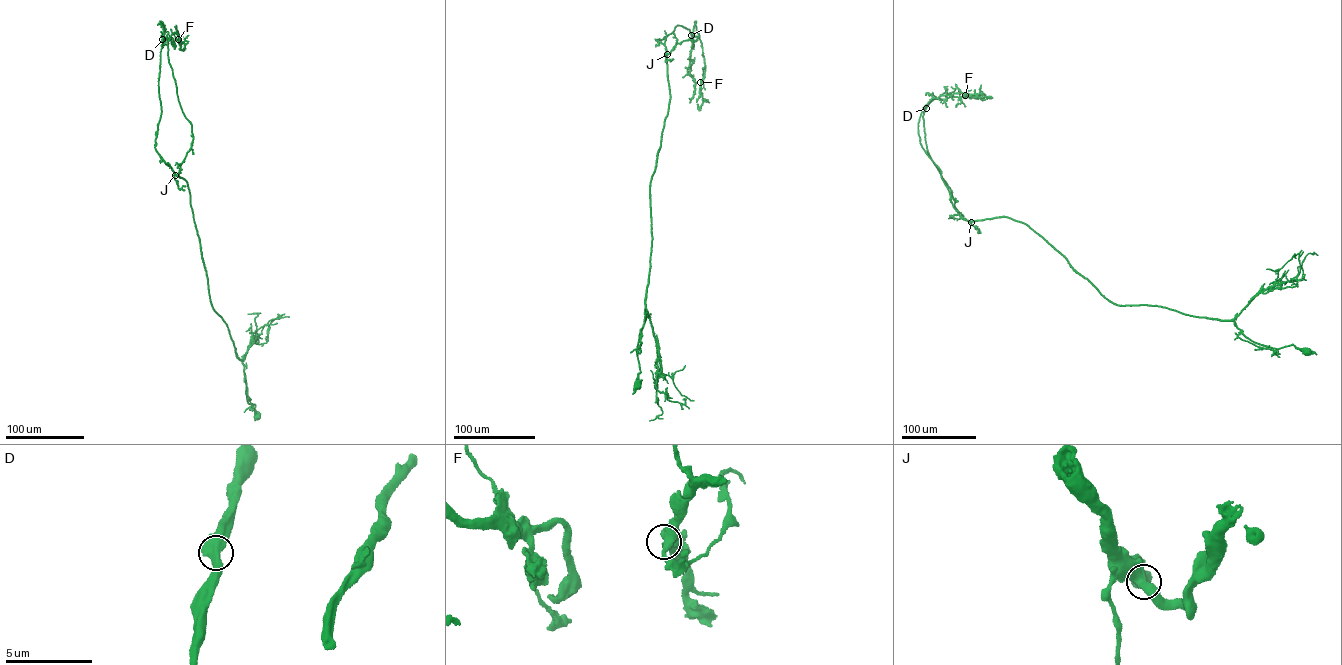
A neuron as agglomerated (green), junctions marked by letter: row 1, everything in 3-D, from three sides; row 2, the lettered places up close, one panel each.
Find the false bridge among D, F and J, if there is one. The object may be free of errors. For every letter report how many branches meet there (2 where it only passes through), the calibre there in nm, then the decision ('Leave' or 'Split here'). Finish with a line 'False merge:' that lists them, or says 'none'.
D: Branches: 2. Thickness 700 nm. Leave
F: Branches: 2. Thickness 480 nm. Leave
J: Branches: 2. Thickness 550 nm. Leave
False merge: none

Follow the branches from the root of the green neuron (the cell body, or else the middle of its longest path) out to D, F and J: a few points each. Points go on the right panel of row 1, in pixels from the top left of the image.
D: (1307, 353), (1292, 344), (1254, 342), (1233, 321), (1115, 304), (1025, 224), (961, 217), (927, 150), (926, 108)
F: (1307, 353), (1254, 342), (1233, 321), (1115, 304), (1025, 224), (967, 220), (918, 127), (933, 98), (965, 95)
J: (1307, 353), (1292, 344), (1254, 342), (1233, 321), (1115, 304), (1025, 224), (1003, 217), (971, 222)

